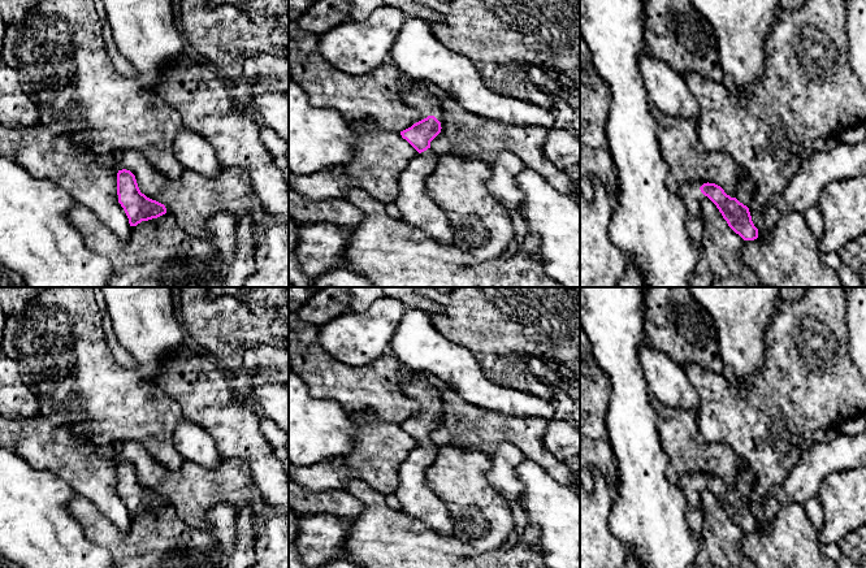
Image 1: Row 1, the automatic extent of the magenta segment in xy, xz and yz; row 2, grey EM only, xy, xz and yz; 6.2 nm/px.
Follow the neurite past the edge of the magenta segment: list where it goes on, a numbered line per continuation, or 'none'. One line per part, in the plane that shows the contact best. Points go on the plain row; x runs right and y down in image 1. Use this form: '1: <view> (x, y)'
1: xz (419, 389)
2: yz (745, 480)

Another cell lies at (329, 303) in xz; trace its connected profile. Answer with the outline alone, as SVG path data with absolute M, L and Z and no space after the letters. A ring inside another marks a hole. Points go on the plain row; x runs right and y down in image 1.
M322 287L295 315L303 322L315 324L320 328L333 318L351 312L350 303L348 287Z

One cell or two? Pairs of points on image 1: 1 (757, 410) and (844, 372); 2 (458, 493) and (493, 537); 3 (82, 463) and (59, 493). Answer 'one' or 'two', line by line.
1: one
2: one
3: two

